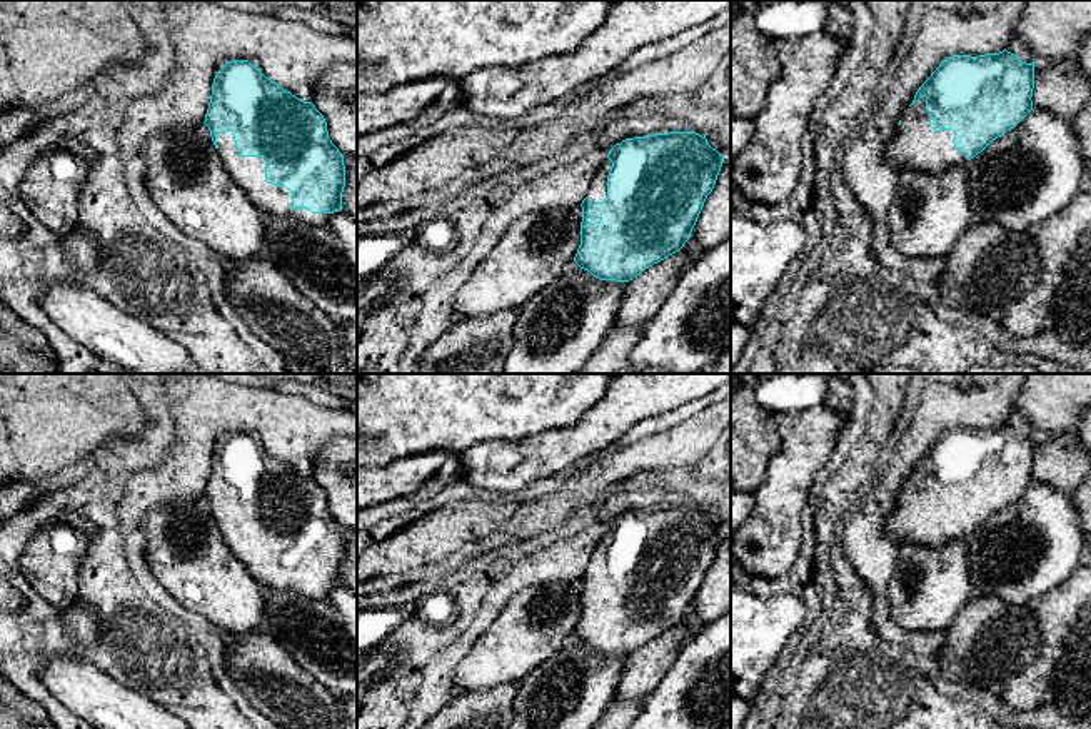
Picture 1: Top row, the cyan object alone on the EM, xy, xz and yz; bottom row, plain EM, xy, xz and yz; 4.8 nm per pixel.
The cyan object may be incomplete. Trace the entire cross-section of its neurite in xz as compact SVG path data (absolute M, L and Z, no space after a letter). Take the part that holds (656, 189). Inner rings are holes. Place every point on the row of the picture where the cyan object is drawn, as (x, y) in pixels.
M669 132L616 143L582 200L581 245L574 262L599 280L629 282L679 252L689 240L724 155L696 132Z

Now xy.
M249 60L227 62L214 78L210 103L204 122L220 160L249 200L264 214L287 217L310 225L325 225L342 210L345 187L344 155L332 143L324 115L312 102L304 102L267 78Z

